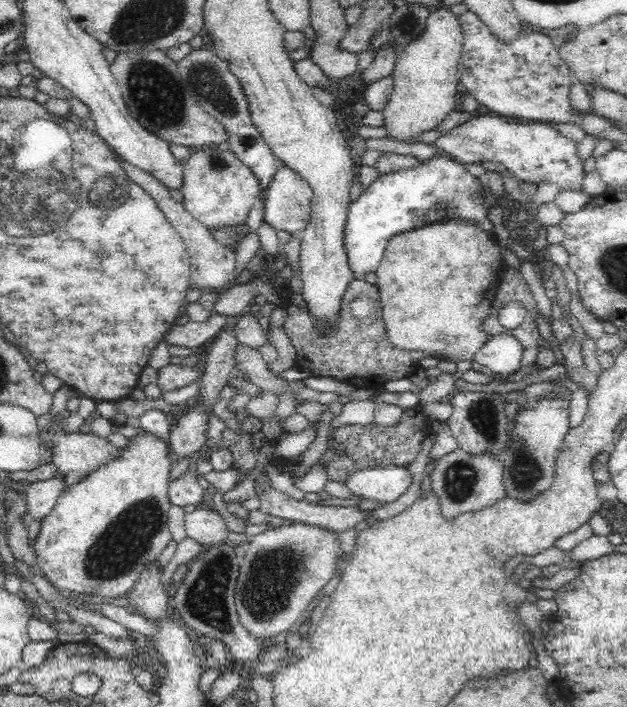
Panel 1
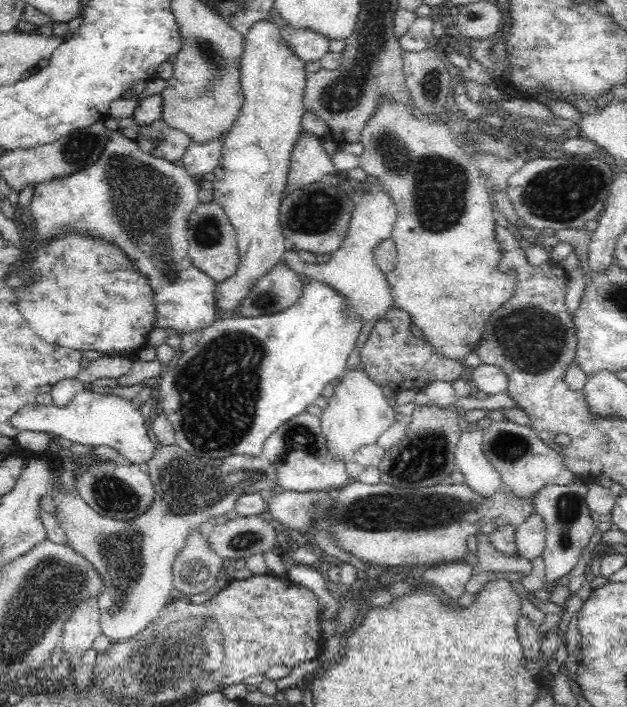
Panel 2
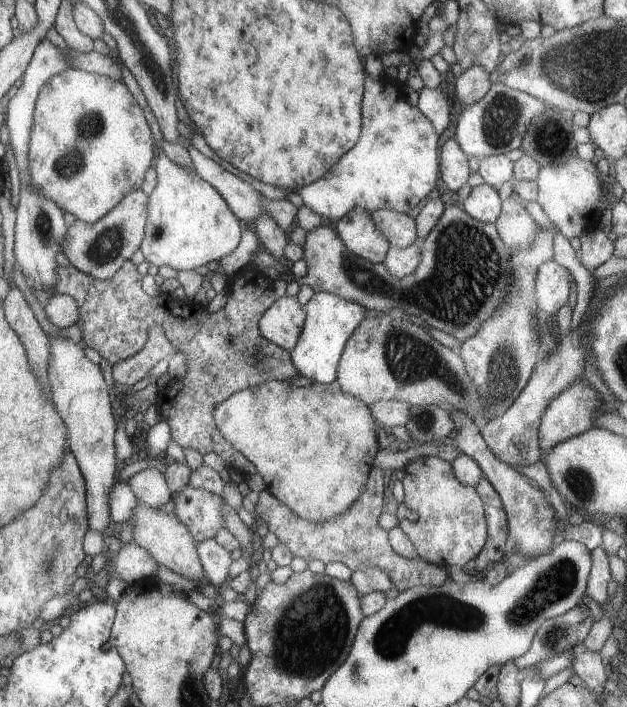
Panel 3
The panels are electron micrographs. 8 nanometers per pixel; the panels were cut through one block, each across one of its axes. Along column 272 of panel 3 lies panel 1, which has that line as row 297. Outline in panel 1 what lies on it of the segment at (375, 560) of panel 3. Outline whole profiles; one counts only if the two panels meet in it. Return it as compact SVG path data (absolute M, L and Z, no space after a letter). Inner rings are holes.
M510 260L497 294L494 295L492 307L489 314L486 315L484 323L482 323L483 330L489 336L510 335L522 345L524 351L544 344L540 330L538 330L538 324L536 324L536 315L539 312L536 300L534 300L526 280L522 277L518 265ZM508 302L522 302L528 311L523 324L514 330L508 330L508 328L501 326L497 320L500 309Z

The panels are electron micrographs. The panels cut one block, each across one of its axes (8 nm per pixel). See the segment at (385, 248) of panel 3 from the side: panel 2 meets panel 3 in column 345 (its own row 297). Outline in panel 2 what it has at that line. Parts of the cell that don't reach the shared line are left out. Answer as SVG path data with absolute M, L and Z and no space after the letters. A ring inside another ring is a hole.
M255 22L250 30L244 37L244 50L241 56L241 86L244 95L244 102L240 109L240 114L236 117L236 120L232 123L232 128L225 136L222 142L221 159L219 160L218 166L213 170L215 178L213 180L213 194L216 201L220 203L220 206L224 209L224 213L227 214L228 221L234 226L236 231L236 240L238 242L238 258L239 266L237 274L234 277L224 280L224 282L218 285L215 293L215 305L220 311L227 311L230 315L233 315L233 310L239 310L237 315L240 315L240 302L248 296L249 290L256 286L256 282L268 274L268 271L272 270L276 264L282 261L283 254L289 249L289 243L285 240L283 230L280 224L280 206L283 198L283 192L287 184L289 175L289 158L291 157L292 147L295 145L296 137L300 134L300 122L302 114L305 111L303 105L303 90L305 87L305 79L307 73L305 70L304 62L300 61L300 57L294 53L292 46L288 45L288 42L284 41L283 34L280 34L280 28L274 24L274 22Z

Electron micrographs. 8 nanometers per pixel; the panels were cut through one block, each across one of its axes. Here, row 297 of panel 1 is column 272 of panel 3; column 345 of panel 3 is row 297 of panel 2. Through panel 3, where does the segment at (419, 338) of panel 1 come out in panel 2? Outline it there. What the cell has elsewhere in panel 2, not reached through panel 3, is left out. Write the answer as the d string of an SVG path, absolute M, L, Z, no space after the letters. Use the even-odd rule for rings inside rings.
M387 98L380 100L380 105L376 108L376 113L368 120L364 129L360 132L358 142L364 147L364 152L359 156L359 167L366 174L372 174L376 179L380 179L380 182L384 182L384 189L388 190L388 195L394 199L397 213L400 214L396 218L393 229L391 230L391 239L393 240L393 244L395 244L396 266L391 271L384 272L384 278L388 281L388 286L390 286L390 291L392 291L393 306L410 315L414 326L420 328L422 335L424 335L422 340L428 343L428 346L436 351L436 354L452 359L452 361L462 362L465 360L466 355L475 351L480 346L483 335L485 334L488 318L508 302L509 299L515 296L517 282L516 271L503 273L498 269L498 262L502 258L502 247L496 241L496 221L495 215L492 212L492 204L490 203L492 195L489 194L488 189L486 189L486 186L481 181L482 176L478 170L478 165L475 165L470 156L451 140L451 135L448 131L444 130L444 125L441 123L431 124L426 120L420 120L420 118L412 115L410 110L405 108L403 104L388 101Z

